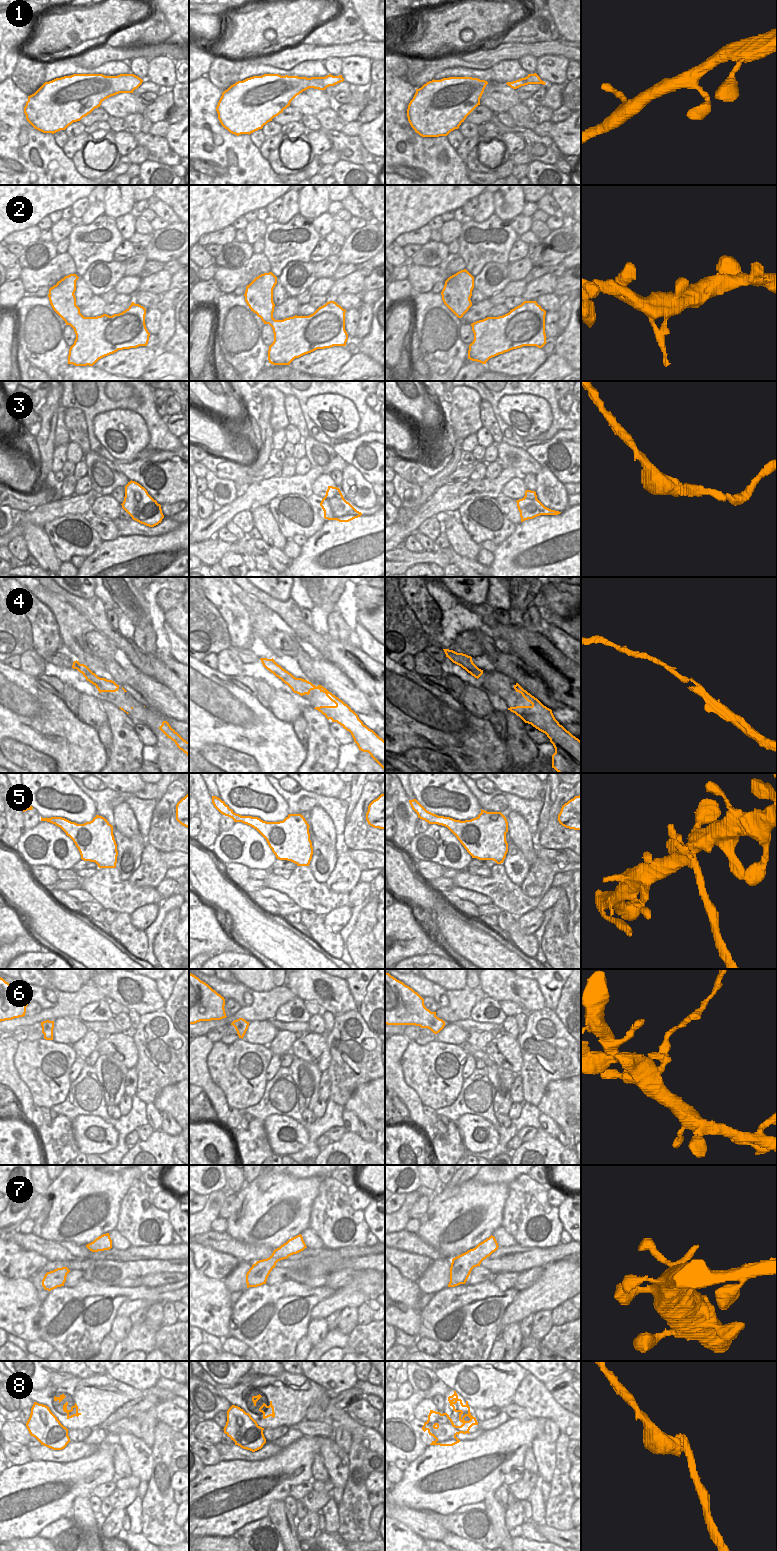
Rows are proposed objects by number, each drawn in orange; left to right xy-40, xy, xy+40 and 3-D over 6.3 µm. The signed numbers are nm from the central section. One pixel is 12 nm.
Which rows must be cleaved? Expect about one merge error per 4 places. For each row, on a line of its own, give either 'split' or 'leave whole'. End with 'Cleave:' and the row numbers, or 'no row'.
1: leave whole
2: leave whole
3: split
4: leave whole
5: split
6: split
7: leave whole
8: leave whole
Cleave: 3, 5, 6

